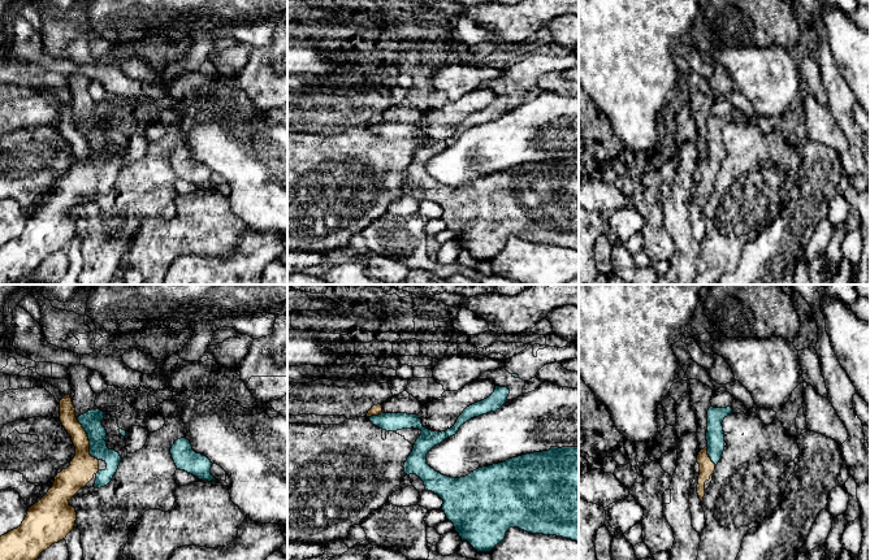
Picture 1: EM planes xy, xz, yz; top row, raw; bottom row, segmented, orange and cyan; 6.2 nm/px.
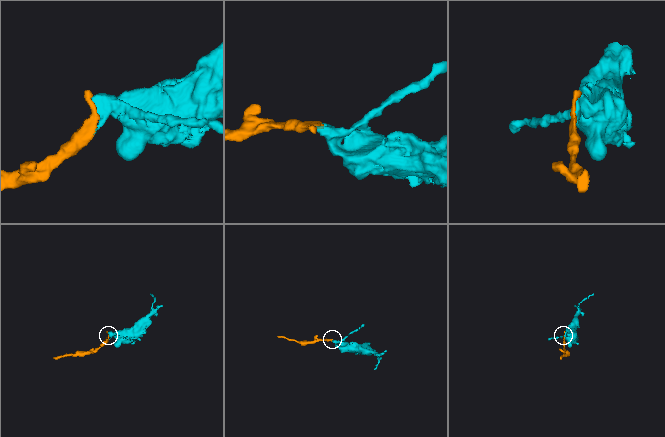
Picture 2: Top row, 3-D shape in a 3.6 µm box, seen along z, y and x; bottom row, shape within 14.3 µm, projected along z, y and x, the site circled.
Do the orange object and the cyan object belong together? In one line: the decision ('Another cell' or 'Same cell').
Same cell

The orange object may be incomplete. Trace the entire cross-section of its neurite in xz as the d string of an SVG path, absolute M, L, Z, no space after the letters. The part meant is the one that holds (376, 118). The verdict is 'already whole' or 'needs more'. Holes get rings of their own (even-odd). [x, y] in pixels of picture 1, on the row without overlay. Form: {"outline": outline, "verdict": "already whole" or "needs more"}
{"outline": "M495 95L489 107L467 116L455 134L442 142L424 136L417 123L384 122L381 113L373 114L367 126L375 135L386 140L411 136L421 140L403 174L404 182L416 183L424 191L425 199L443 209L441 218L446 227L454 233L462 249L467 249L477 261L490 261L506 247L510 236L579 251L579 155L551 156L549 160L521 164L479 177L460 187L443 185L427 173L427 162L434 155L455 144L471 127L499 118L508 103L507 96Z", "verdict": "needs more"}

